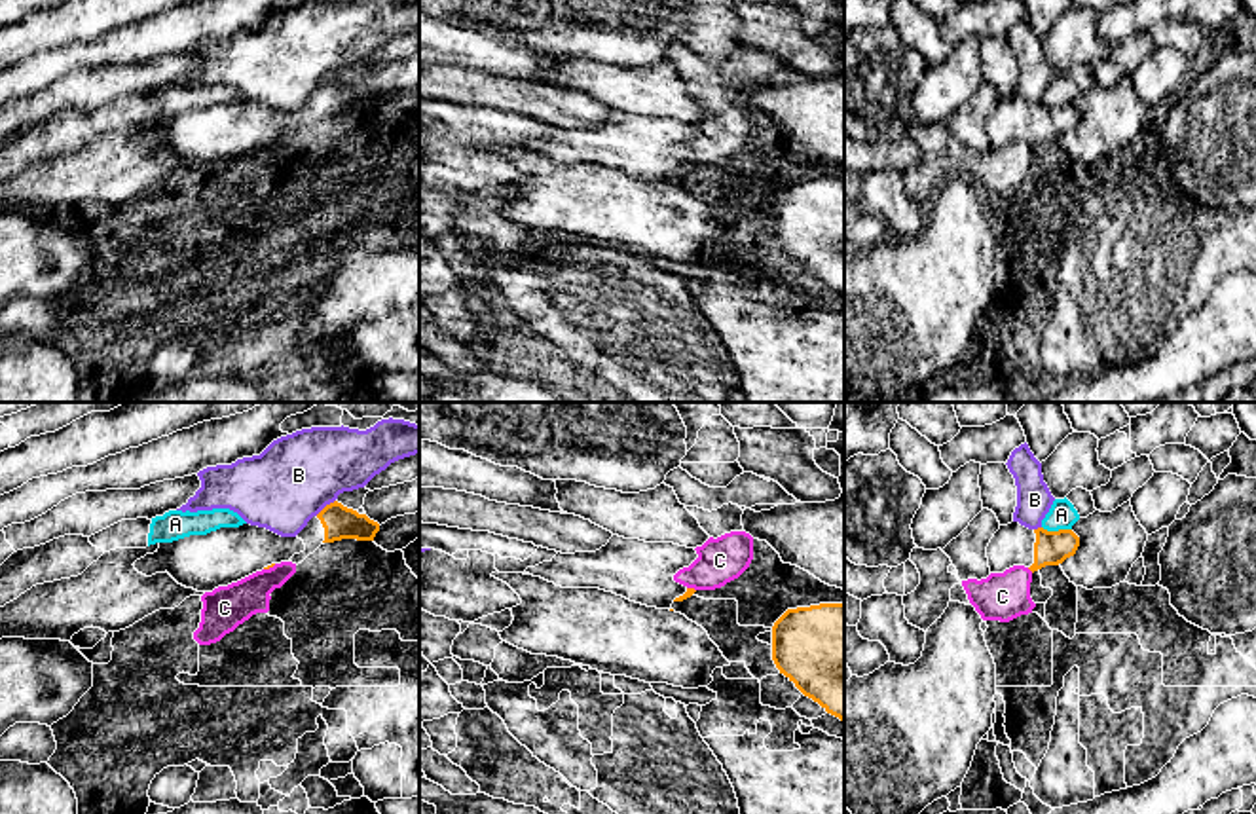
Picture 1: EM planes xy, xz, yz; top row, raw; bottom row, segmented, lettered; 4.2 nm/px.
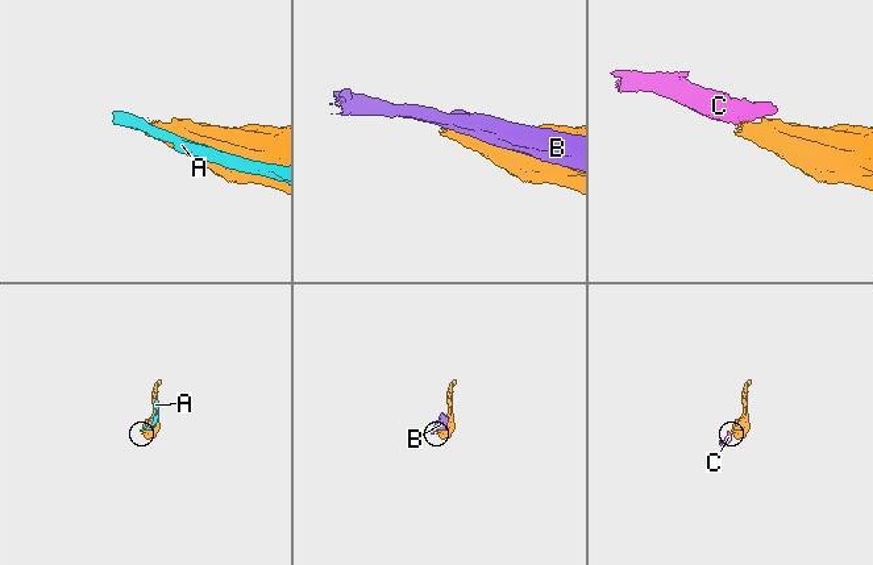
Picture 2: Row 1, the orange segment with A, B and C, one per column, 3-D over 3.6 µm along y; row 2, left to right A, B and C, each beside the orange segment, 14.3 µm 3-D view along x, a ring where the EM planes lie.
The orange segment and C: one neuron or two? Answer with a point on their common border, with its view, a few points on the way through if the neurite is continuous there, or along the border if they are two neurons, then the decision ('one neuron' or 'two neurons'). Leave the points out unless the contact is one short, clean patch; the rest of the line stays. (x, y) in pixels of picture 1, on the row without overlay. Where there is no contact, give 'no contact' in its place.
yz (1031, 145) | along yz (1027, 143), (1033, 147) | two neurons

